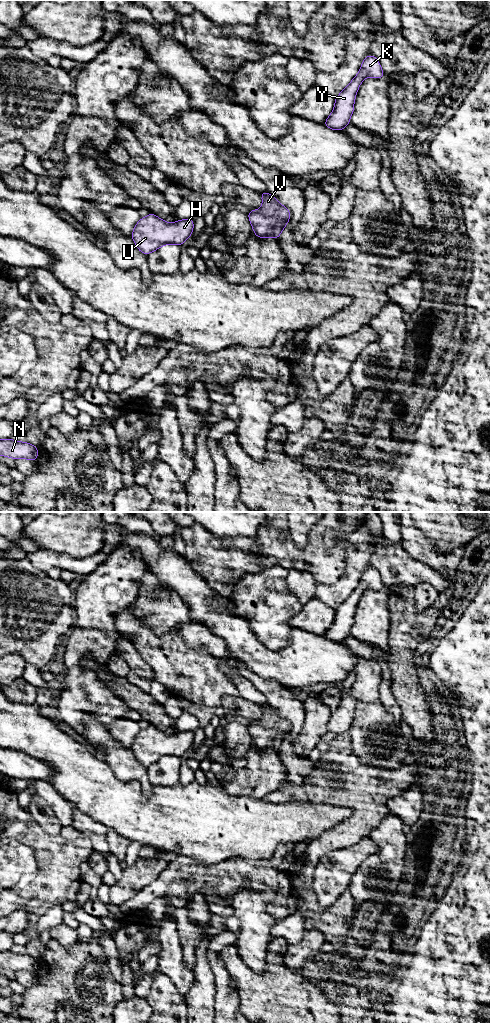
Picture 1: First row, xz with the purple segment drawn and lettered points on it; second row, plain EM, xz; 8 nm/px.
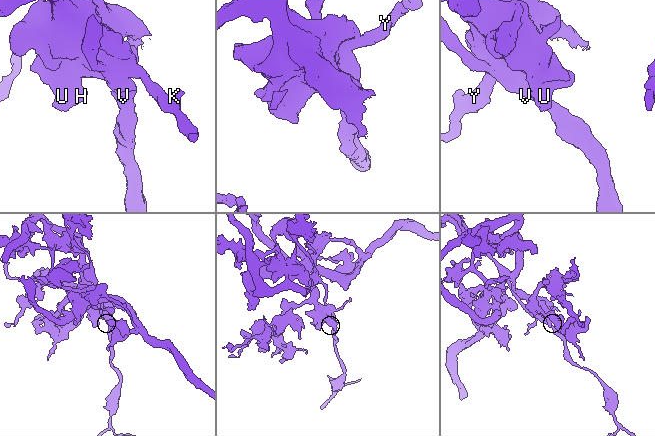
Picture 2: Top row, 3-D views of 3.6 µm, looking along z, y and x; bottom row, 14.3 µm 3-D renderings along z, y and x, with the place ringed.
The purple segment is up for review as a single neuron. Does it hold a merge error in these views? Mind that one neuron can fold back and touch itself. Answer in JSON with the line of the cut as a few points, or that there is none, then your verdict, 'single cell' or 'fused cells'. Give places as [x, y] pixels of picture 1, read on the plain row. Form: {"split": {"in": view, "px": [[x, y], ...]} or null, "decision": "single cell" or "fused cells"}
{"split": {"in": "xz", "px": [[285, 735], [279, 734], [273, 740], [272, 748]]}, "decision": "fused cells"}

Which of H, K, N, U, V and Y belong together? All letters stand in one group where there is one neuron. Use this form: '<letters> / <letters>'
H K N U Y / V

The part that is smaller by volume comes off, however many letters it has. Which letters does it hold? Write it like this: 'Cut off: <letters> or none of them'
Cut off: V

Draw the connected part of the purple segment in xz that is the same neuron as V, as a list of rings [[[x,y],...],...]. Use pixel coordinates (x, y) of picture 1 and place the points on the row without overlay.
[[[267,703],[260,705],[262,720],[247,725],[249,733],[258,750],[273,749],[273,740],[280,734],[285,737],[290,733],[290,722]]]

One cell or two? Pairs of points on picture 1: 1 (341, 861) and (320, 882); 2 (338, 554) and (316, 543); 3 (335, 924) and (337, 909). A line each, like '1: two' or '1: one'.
1: one
2: one
3: one

